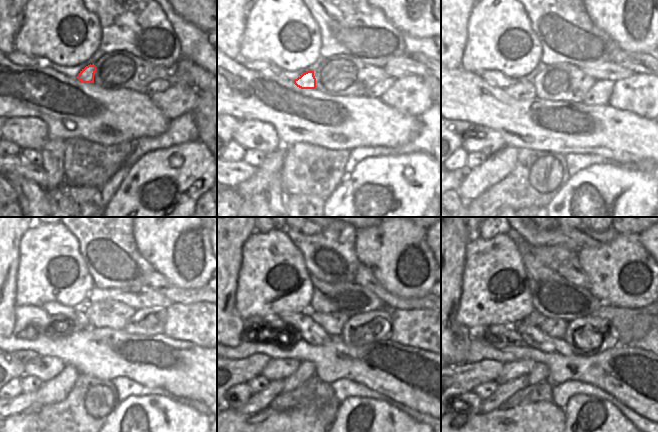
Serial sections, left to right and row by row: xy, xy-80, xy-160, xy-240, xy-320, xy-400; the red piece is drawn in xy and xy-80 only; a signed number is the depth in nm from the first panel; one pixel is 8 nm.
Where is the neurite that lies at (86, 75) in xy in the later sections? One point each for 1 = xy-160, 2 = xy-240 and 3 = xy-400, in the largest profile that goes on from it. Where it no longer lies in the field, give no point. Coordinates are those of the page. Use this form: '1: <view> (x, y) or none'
1: xy-160 (520, 91)
2: xy-240 (61, 324)
3: xy-400 (499, 336)

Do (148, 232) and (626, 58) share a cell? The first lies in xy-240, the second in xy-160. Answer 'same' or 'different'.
different

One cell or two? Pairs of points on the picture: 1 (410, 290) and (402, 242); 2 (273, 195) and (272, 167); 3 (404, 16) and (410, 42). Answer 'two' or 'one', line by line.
1: one
2: two
3: two

